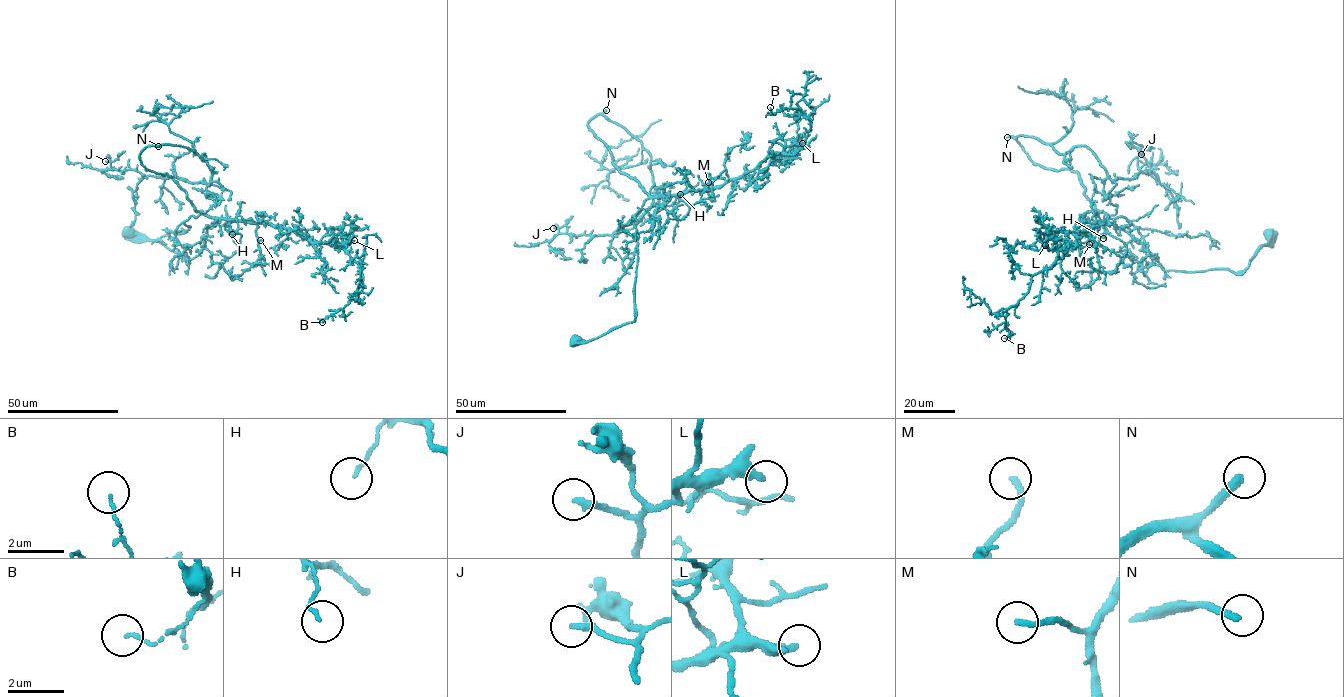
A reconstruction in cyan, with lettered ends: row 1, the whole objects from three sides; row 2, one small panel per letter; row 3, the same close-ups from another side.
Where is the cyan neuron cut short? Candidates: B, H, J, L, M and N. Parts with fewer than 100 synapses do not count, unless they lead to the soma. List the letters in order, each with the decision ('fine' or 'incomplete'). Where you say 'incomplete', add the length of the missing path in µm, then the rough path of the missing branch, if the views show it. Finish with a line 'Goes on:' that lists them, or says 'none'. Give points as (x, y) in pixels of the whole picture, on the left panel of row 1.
B: fine
H: fine
J: fine
L: fine
M: fine
N: incomplete | 550 µm
Goes on: N

